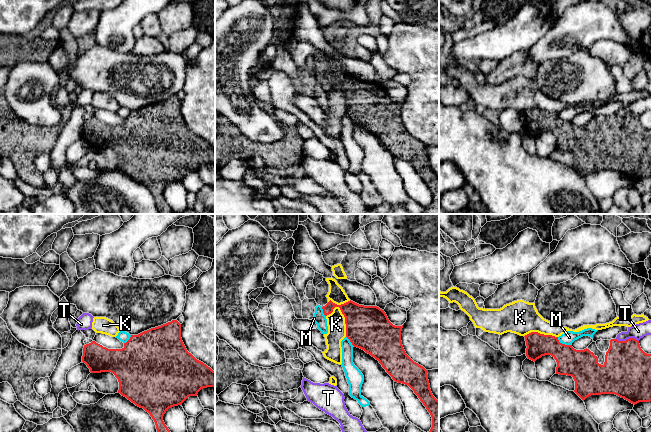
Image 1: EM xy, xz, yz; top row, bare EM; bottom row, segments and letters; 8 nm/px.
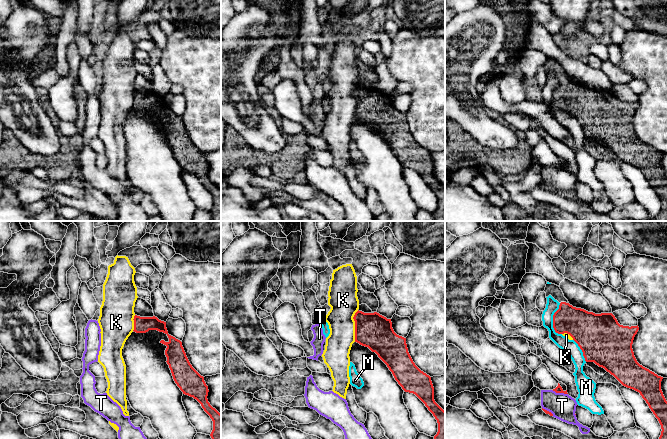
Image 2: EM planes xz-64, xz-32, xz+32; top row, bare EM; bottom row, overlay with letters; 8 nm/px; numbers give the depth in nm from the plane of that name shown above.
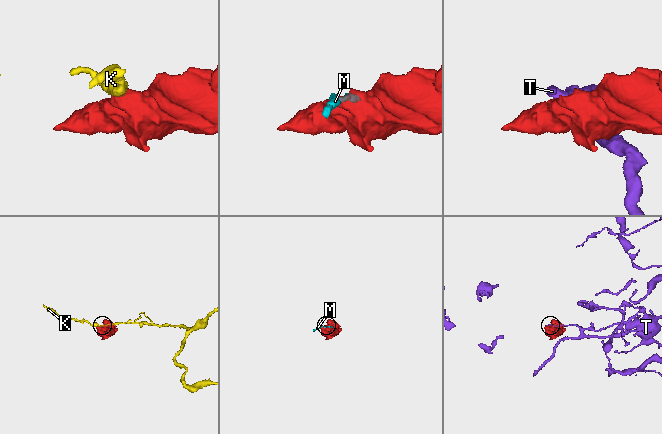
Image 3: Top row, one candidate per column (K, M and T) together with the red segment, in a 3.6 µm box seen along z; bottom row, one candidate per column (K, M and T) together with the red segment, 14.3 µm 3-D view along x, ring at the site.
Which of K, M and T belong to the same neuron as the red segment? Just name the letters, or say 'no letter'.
no letter

